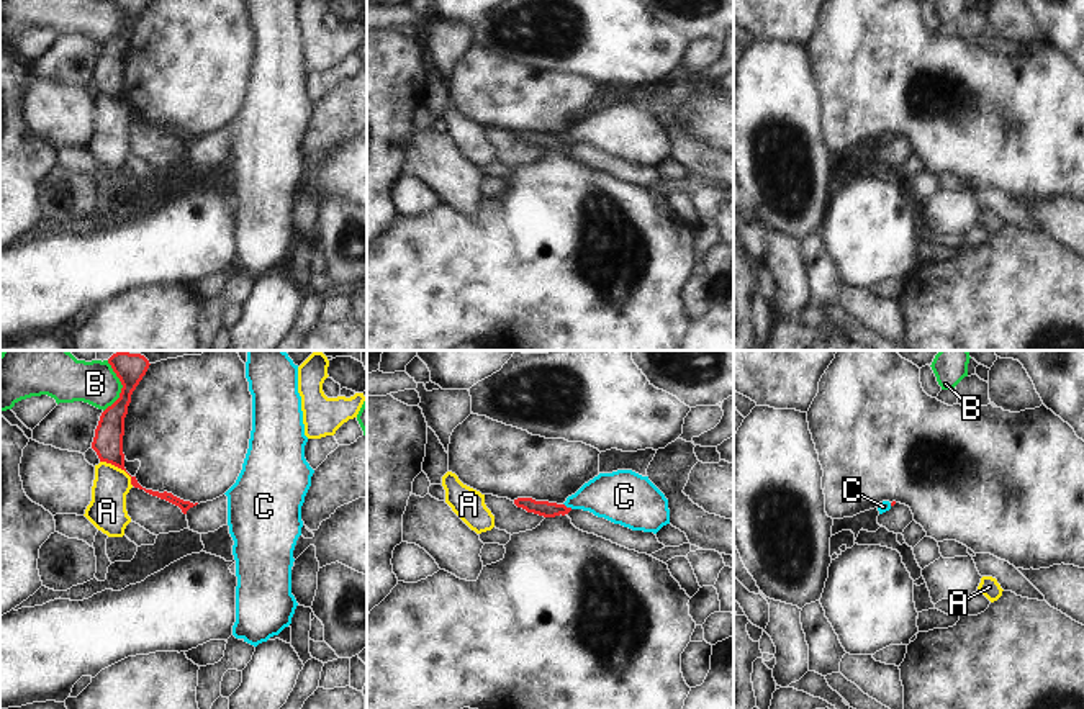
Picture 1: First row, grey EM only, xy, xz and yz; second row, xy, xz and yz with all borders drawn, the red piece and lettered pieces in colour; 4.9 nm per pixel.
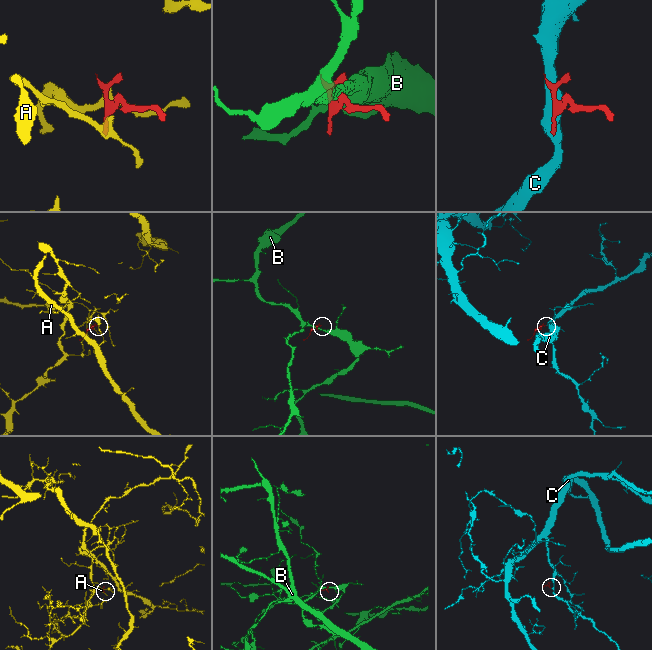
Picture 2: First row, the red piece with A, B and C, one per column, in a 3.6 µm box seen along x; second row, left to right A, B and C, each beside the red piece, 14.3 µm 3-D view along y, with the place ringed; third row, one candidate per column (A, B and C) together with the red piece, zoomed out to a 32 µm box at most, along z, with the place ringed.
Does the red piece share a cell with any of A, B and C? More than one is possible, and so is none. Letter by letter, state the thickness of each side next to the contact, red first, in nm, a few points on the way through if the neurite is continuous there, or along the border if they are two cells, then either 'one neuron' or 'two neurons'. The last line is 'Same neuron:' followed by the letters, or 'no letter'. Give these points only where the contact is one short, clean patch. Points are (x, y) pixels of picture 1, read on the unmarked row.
A: calibres 140 and 190 nm; border xy (100, 94), (120, 100), (133, 118); two neurons
B: calibres 140 and 200 nm; border xy (112, 0), (121, 25), (103, 45); two neurons
C: calibres 80 and 240 nm; way xz (542, 141), (569, 141), (590, 130), (618, 130); one neuron
Same neuron: C

